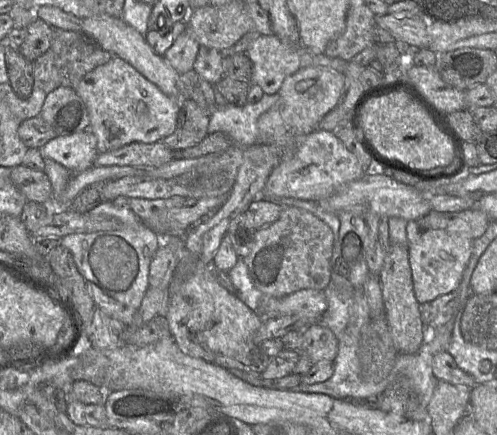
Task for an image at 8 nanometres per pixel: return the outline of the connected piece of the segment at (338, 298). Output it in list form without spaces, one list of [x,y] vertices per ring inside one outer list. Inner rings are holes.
[[[330,282],[323,291],[327,300],[327,309],[319,322],[328,327],[338,340],[338,353],[334,360],[334,371],[332,376],[324,381],[311,385],[299,385],[293,389],[286,389],[302,393],[326,394],[335,399],[375,399],[384,392],[392,381],[393,370],[389,377],[379,383],[367,383],[359,376],[358,347],[362,327],[370,320],[368,303],[365,298],[364,289],[353,287],[336,287]]]

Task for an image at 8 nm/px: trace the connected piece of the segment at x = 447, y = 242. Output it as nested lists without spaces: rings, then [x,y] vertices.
[[[429,229],[421,232],[417,242],[408,244],[413,291],[419,304],[432,301],[458,287],[471,256],[472,242],[456,233]]]

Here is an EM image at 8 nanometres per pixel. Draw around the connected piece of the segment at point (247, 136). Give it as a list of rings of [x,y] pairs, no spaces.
[[[216,90],[216,109],[212,112],[208,125],[208,134],[223,132],[234,144],[248,147],[258,143],[258,118],[268,111],[278,100],[278,93],[265,94],[253,104],[236,106],[228,103]]]

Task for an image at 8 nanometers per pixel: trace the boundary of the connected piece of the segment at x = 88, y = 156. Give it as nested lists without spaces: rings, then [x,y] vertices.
[[[89,130],[56,136],[40,151],[42,156],[61,164],[72,173],[92,167],[98,155],[96,137]]]

